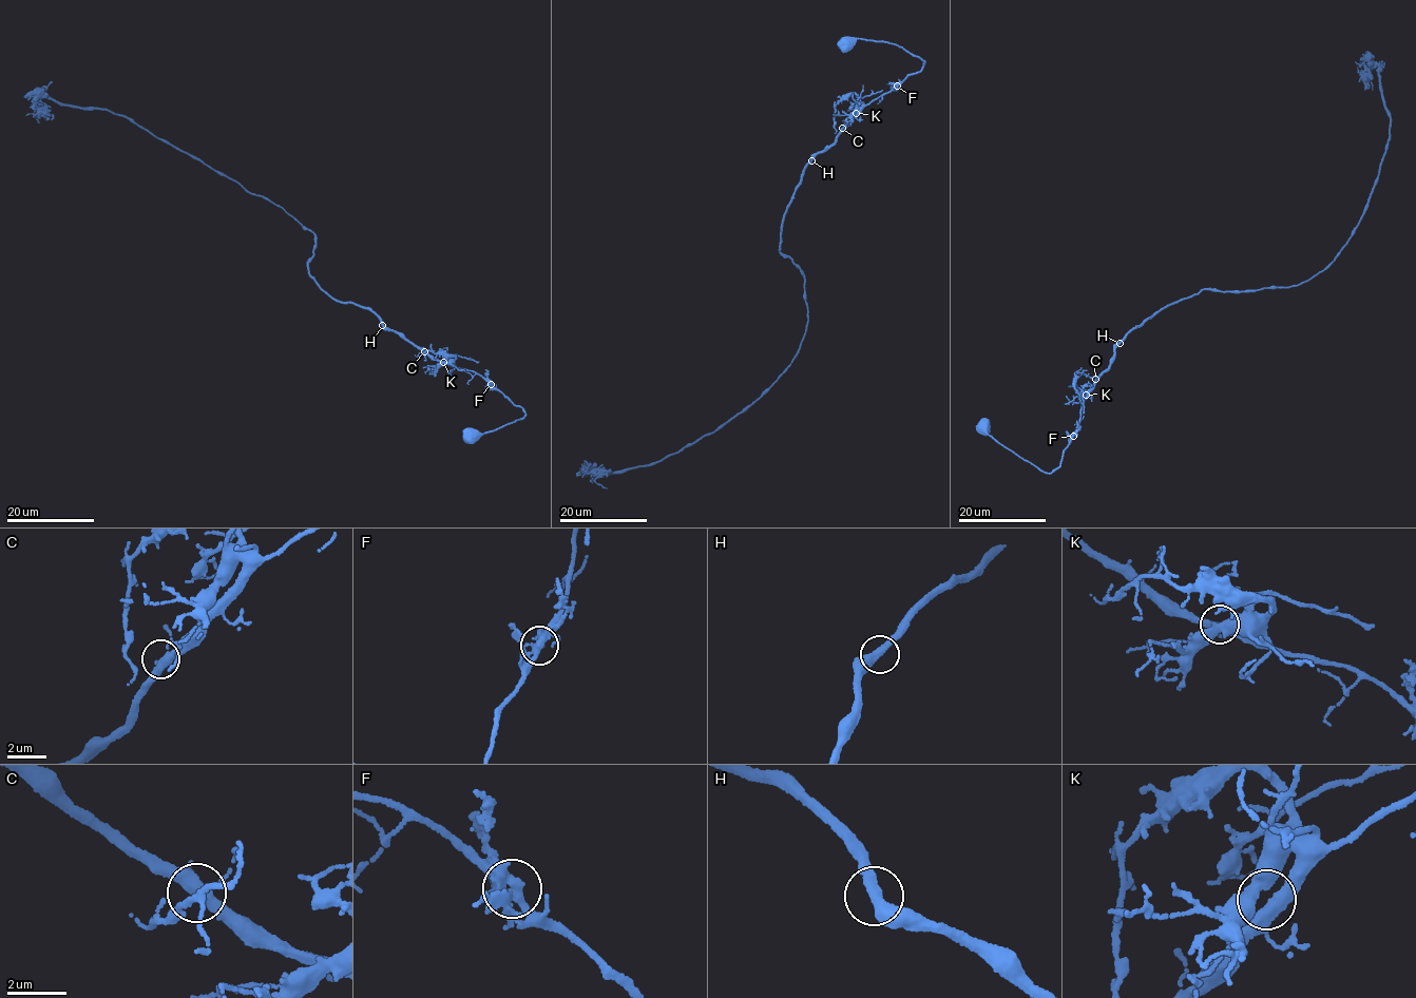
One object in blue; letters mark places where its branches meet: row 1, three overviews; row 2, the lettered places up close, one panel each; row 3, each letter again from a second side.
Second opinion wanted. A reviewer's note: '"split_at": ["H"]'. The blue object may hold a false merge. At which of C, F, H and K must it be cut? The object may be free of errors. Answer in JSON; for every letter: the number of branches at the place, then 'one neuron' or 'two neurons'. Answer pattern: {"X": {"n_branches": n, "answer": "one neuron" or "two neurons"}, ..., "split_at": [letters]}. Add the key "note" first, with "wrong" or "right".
{"note": "wrong", "C": {"n_branches": 4, "answer": "one neuron"}, "F": {"n_branches": 4, "answer": "one neuron"}, "H": {"n_branches": 2, "answer": "one neuron"}, "K": {"n_branches": 4, "answer": "one neuron"}, "split_at": []}

